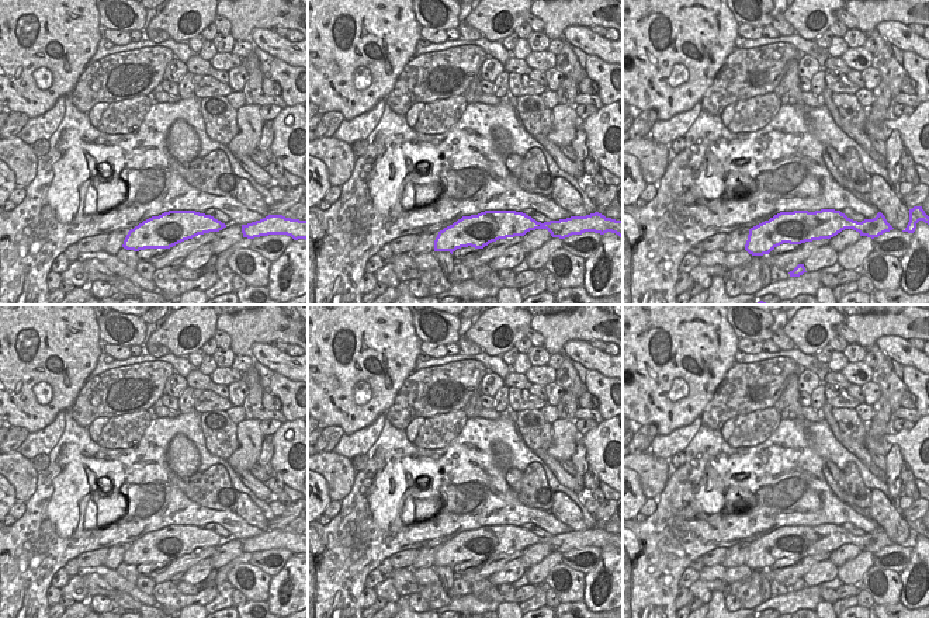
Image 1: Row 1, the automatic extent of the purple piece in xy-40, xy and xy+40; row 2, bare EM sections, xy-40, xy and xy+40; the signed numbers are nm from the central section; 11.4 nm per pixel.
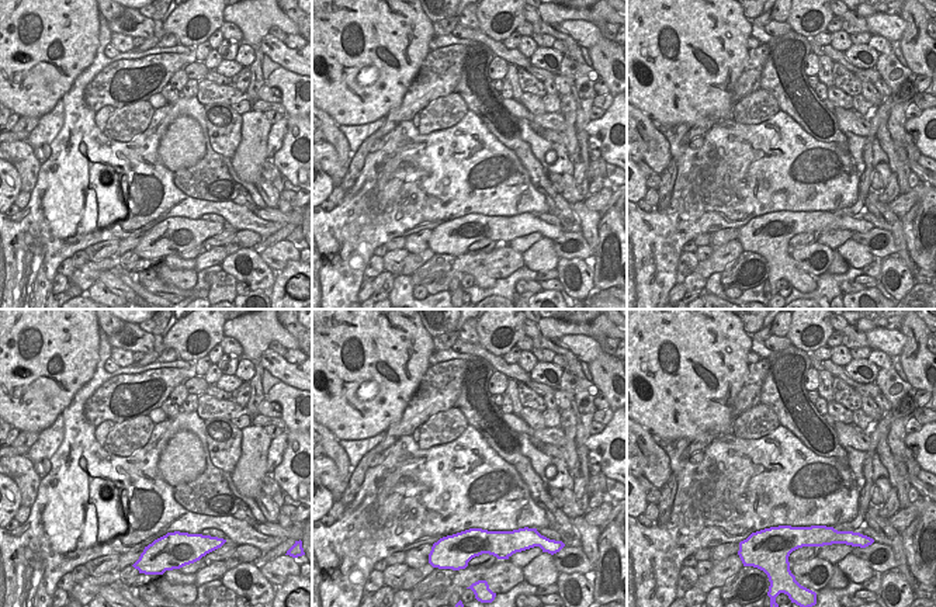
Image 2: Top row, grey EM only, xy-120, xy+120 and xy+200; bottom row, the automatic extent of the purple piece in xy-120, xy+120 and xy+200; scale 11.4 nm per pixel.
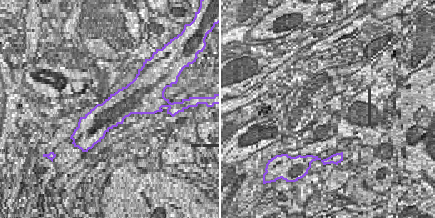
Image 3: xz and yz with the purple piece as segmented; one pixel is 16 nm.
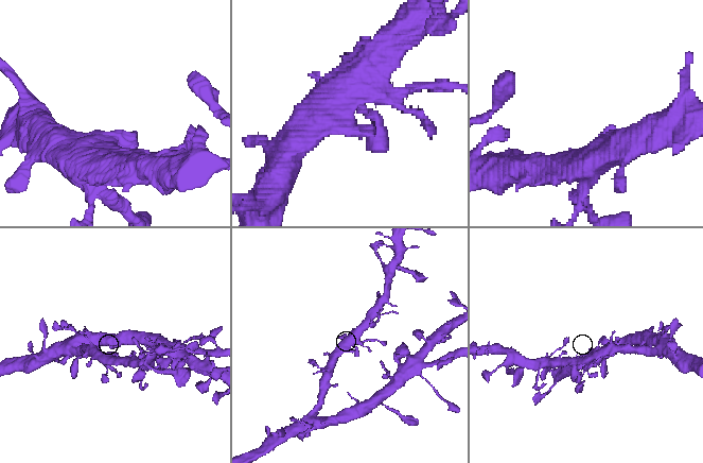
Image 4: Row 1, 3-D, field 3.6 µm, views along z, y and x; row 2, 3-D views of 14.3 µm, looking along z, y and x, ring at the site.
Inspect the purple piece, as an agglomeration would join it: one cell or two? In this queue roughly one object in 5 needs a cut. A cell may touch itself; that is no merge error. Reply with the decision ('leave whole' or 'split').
leave whole

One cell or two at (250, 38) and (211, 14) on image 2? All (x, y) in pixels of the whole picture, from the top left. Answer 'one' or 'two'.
two

